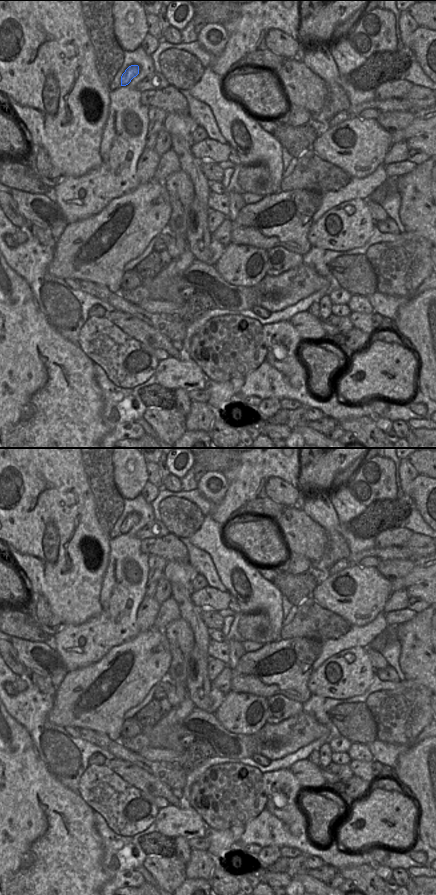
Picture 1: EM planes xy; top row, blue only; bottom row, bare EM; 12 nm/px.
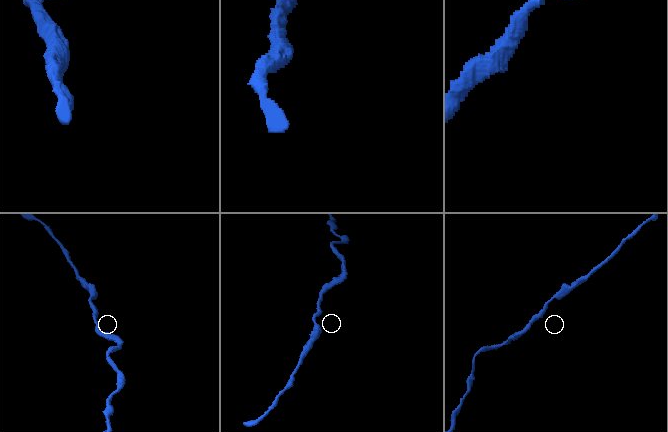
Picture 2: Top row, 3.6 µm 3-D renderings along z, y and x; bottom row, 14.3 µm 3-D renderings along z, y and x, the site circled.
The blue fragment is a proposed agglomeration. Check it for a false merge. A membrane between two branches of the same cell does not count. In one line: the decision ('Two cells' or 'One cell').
One cell

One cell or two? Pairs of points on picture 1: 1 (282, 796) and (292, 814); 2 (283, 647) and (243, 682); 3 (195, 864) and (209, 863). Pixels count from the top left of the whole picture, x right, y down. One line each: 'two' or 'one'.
1: two
2: one
3: one

